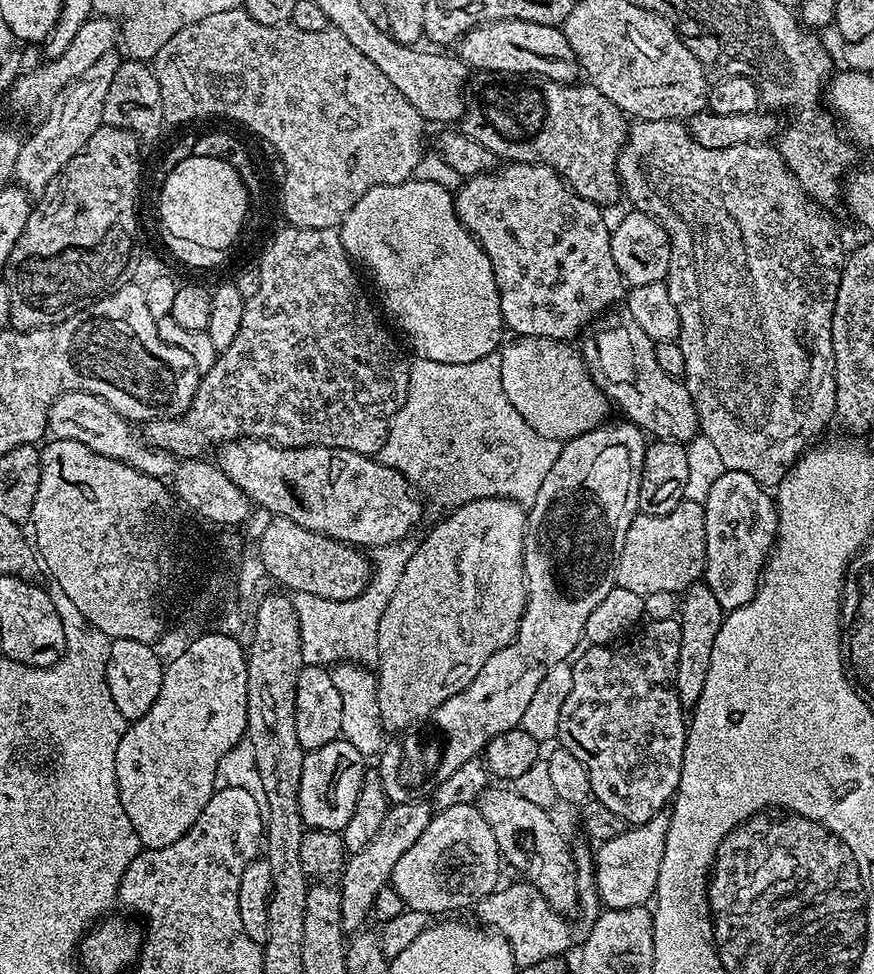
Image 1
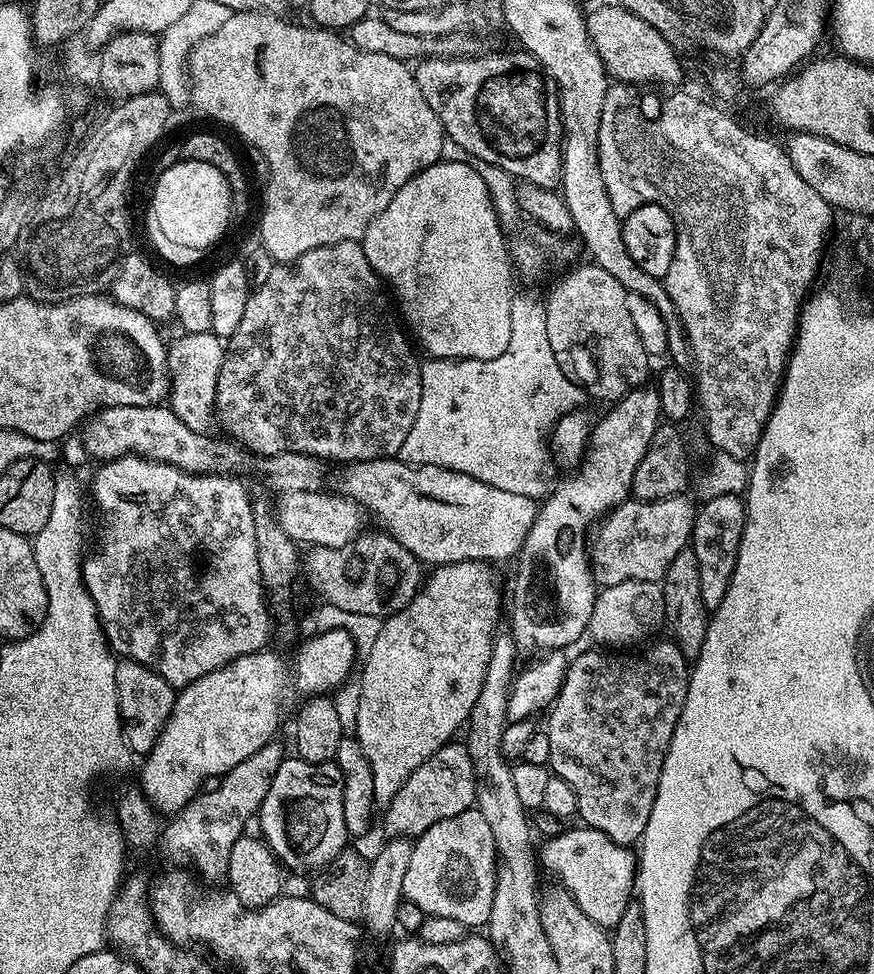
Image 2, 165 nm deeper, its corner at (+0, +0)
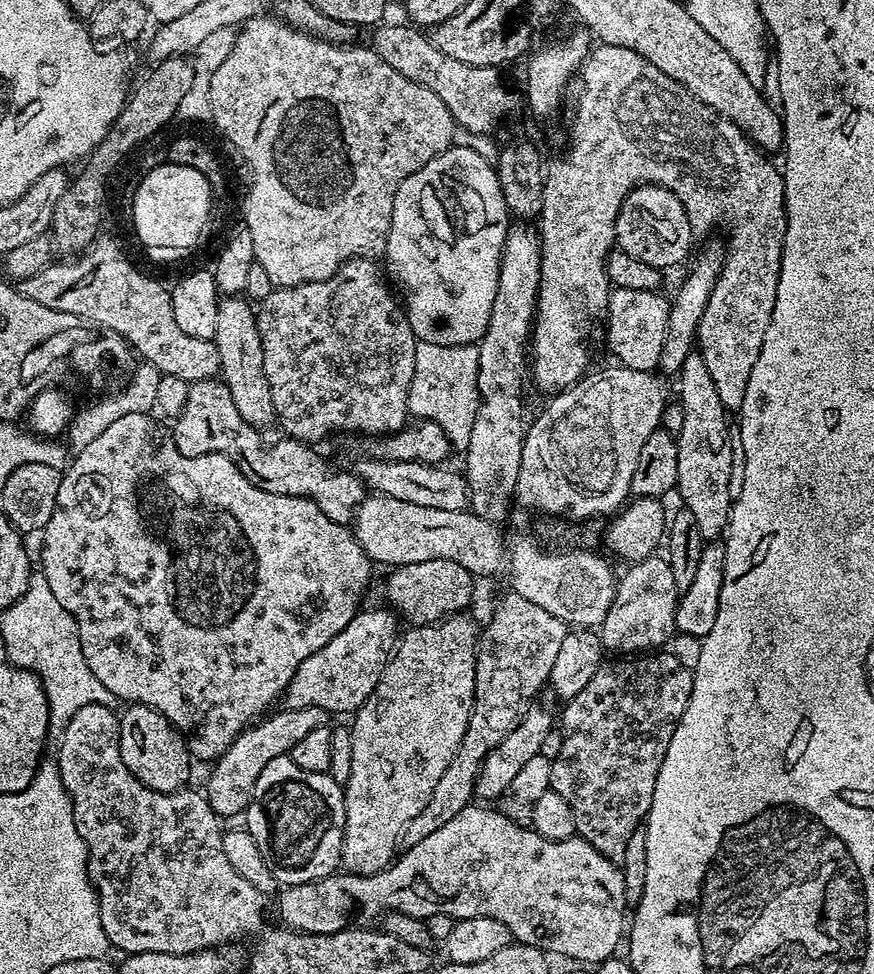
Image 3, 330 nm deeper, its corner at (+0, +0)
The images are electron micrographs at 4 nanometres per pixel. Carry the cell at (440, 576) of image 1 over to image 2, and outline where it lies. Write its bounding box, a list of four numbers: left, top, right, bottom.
[354,560,500,805]

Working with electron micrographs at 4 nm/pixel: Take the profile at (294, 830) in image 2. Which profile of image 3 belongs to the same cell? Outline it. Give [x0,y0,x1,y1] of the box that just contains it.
[246,755,344,885]

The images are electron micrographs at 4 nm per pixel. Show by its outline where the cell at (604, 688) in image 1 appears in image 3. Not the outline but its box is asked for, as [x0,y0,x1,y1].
[551,650,693,862]

